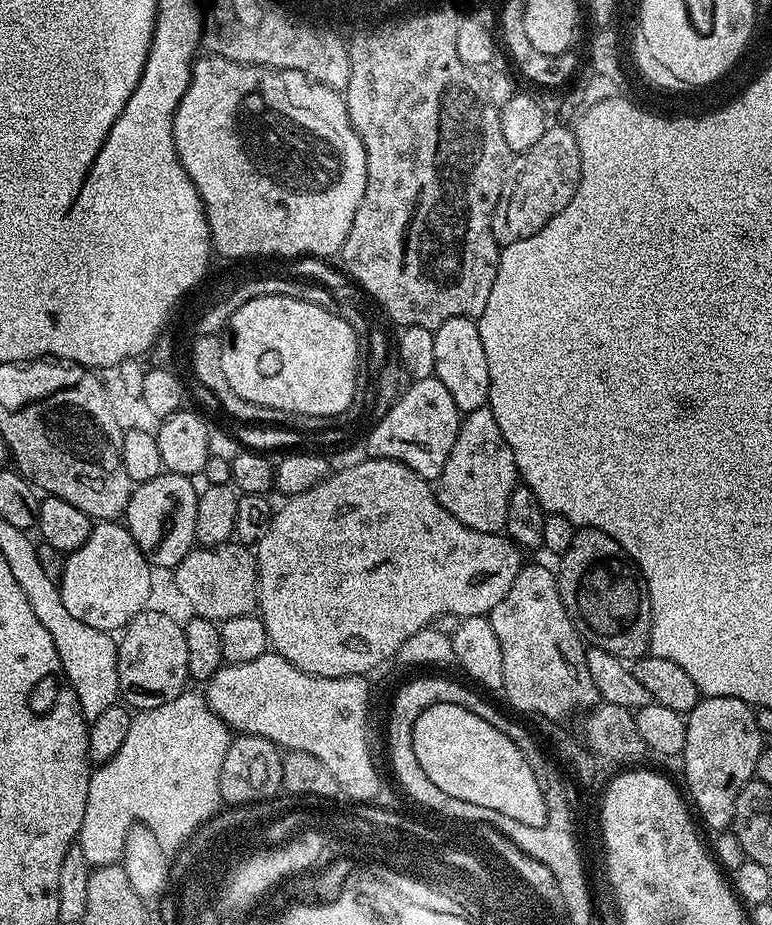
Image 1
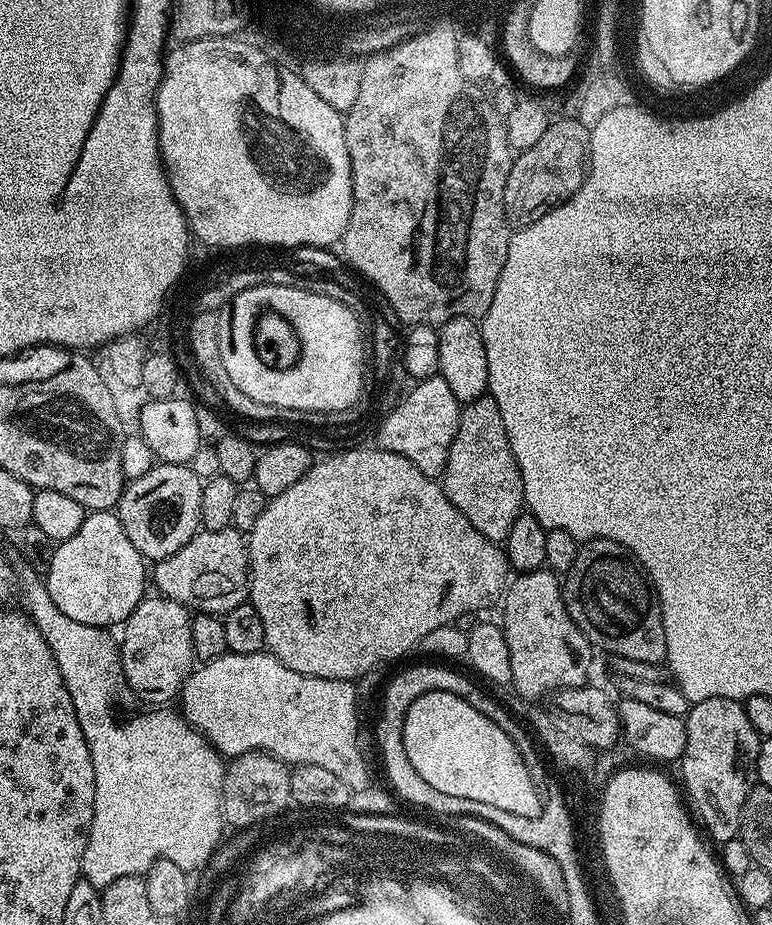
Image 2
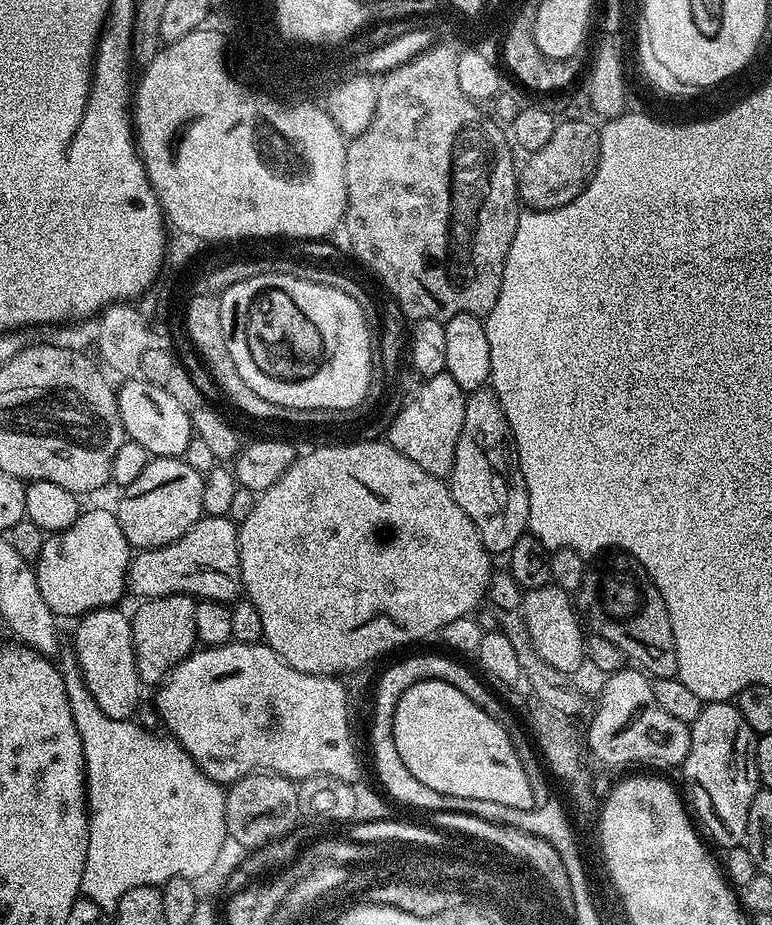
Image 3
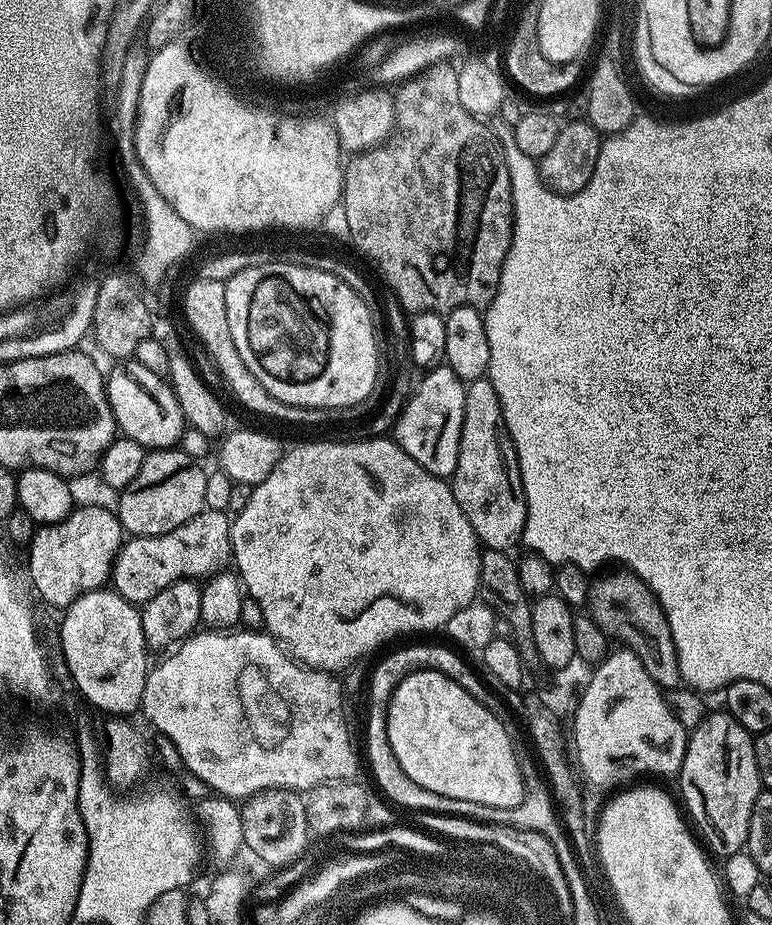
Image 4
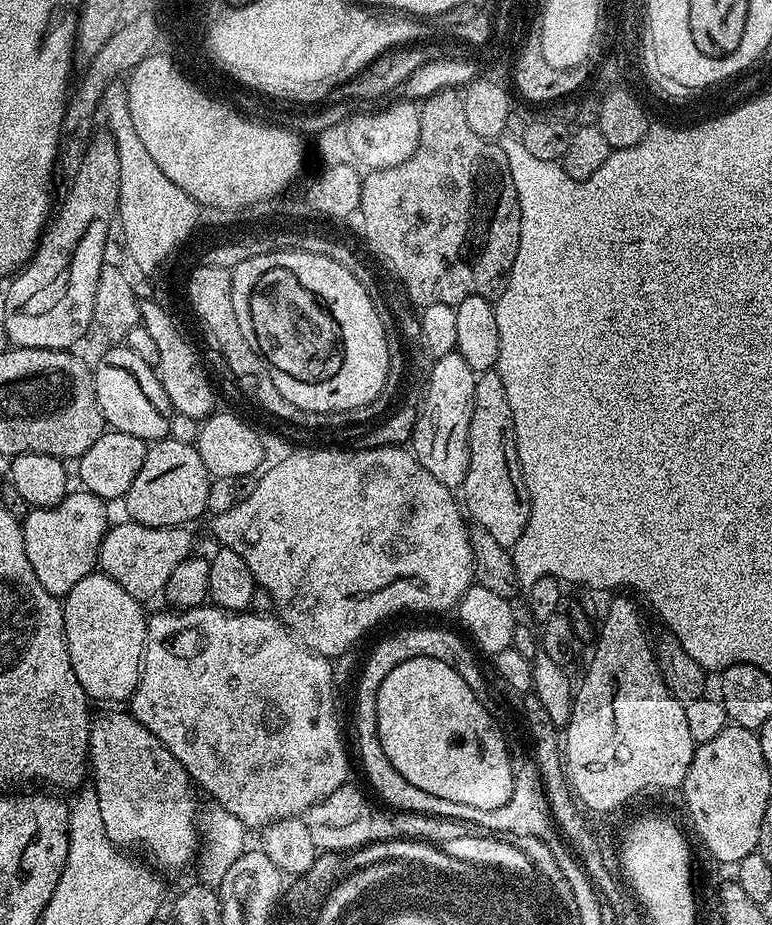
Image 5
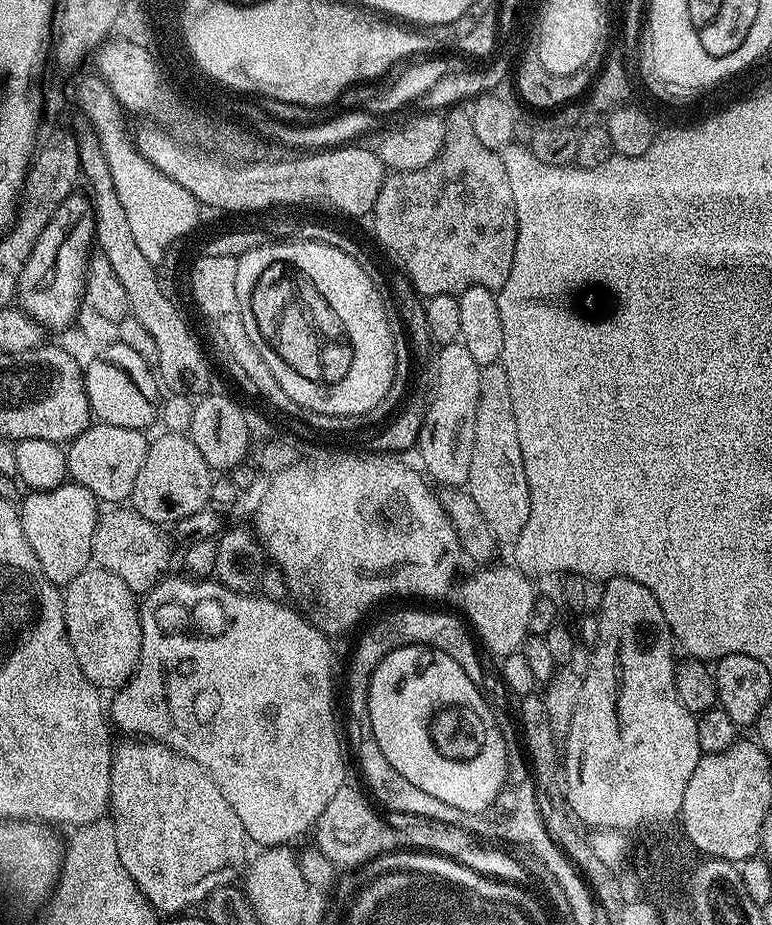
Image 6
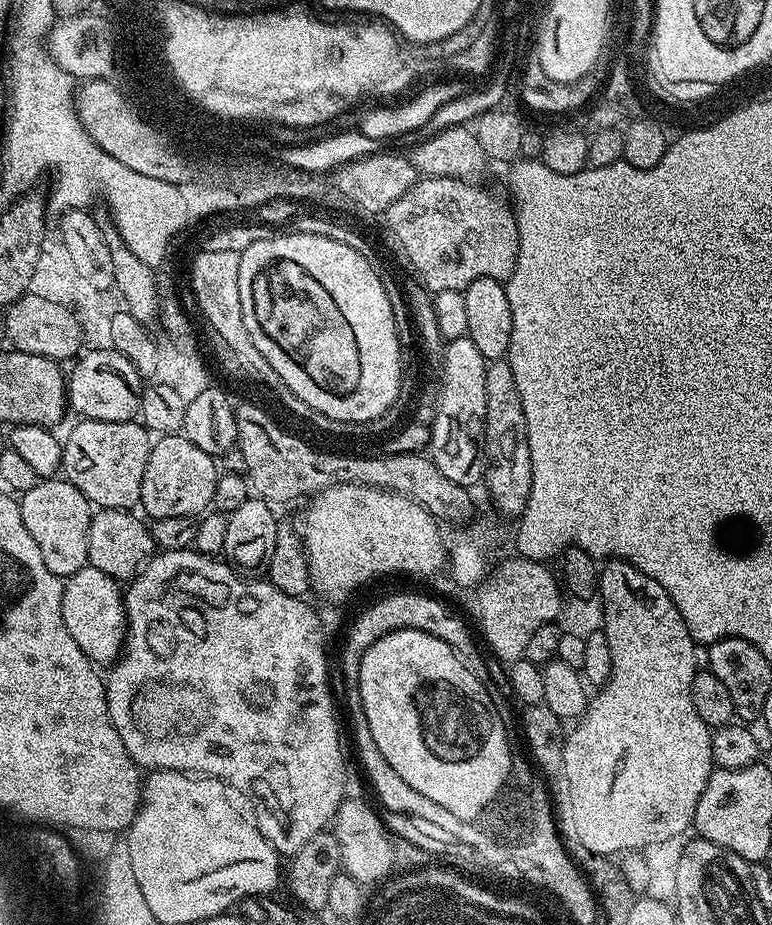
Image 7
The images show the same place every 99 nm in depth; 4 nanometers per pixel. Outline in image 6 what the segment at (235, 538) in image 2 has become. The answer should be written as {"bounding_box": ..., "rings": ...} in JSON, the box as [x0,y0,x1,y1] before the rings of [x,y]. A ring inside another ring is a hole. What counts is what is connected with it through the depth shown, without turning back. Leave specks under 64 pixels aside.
{"bounding_box":[92,506,172,594],"rings":[[[112,506],[104,511],[97,515],[94,526],[92,564],[110,570],[110,574],[118,574],[118,578],[122,578],[132,592],[147,594],[167,573],[164,571],[172,560],[172,552],[160,533],[163,531],[142,518],[142,514],[138,514],[131,506]]]}

